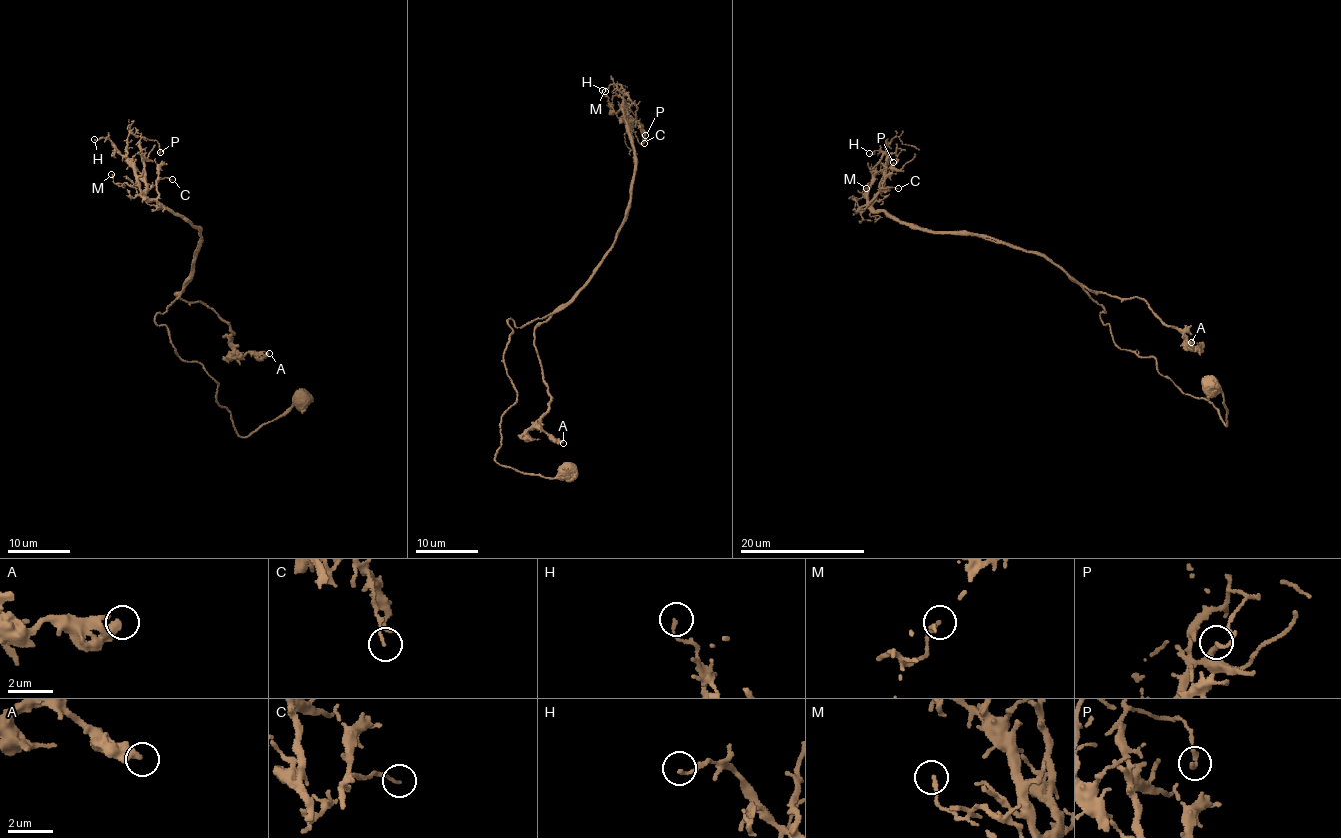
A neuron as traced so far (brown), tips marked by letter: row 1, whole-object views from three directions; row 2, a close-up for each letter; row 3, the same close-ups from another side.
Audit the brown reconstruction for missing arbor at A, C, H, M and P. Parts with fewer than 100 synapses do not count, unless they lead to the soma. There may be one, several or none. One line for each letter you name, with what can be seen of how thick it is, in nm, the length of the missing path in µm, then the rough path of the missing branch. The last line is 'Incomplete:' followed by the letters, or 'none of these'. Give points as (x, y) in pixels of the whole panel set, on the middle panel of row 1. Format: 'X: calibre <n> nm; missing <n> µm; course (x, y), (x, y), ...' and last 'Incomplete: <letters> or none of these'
Incomplete: none of these

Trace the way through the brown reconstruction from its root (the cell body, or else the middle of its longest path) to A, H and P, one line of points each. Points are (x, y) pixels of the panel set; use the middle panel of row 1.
A: (568, 470), (495, 459), (517, 394), (507, 319), (547, 318), (537, 422), (563, 443)
H: (568, 470), (495, 459), (517, 394), (503, 357), (507, 319), (573, 297), (625, 217), (633, 144), (602, 90)
P: (568, 470), (495, 459), (517, 394), (507, 319), (546, 317), (589, 282), (630, 200), (624, 108), (645, 135)

